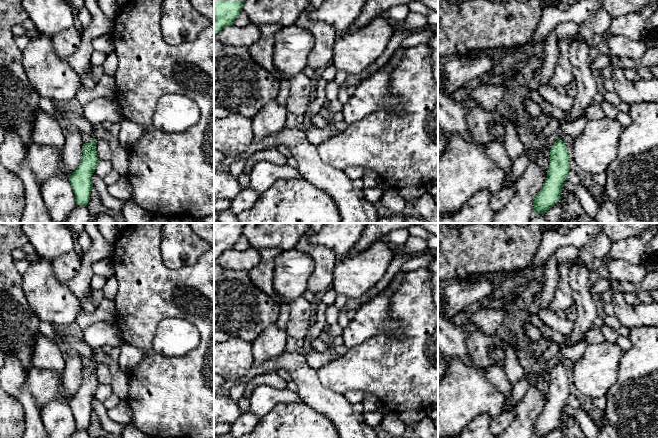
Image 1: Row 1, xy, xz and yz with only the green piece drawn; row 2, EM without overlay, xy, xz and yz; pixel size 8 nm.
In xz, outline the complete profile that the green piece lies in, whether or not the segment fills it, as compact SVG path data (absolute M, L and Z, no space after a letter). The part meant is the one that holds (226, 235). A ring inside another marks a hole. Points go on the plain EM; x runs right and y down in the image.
M214 223L214 261L223 252L233 249L248 223Z

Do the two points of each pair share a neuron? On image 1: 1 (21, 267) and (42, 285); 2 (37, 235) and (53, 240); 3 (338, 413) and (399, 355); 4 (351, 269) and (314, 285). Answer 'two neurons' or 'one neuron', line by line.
1: two neurons
2: one neuron
3: two neurons
4: two neurons

